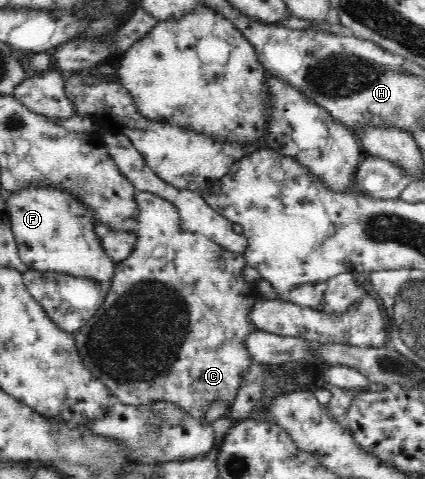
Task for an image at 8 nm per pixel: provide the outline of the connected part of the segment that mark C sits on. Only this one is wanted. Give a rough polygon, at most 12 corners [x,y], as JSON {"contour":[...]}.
{"contour":[[136,191],[77,332],[122,404],[201,420],[255,362],[244,255]]}

